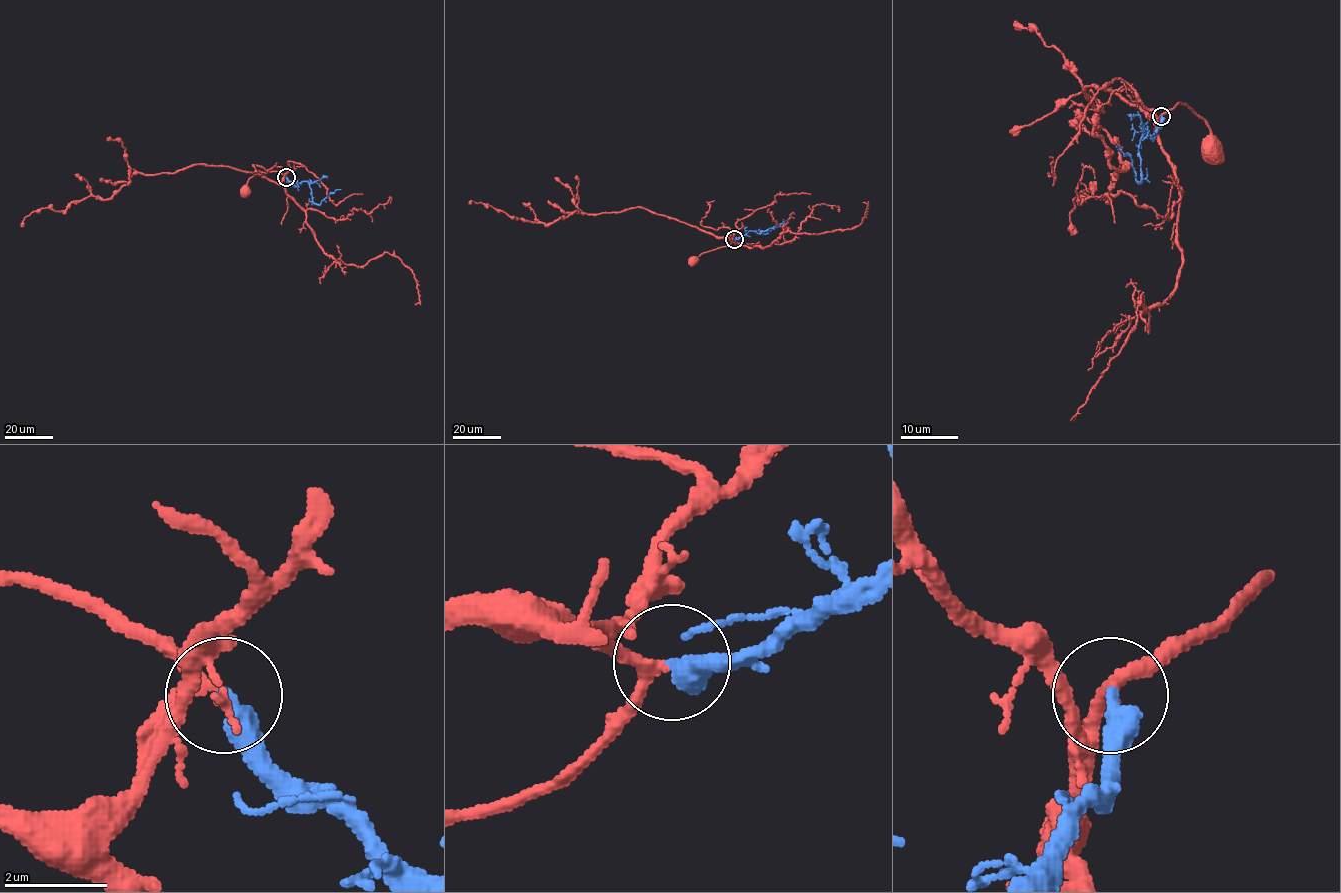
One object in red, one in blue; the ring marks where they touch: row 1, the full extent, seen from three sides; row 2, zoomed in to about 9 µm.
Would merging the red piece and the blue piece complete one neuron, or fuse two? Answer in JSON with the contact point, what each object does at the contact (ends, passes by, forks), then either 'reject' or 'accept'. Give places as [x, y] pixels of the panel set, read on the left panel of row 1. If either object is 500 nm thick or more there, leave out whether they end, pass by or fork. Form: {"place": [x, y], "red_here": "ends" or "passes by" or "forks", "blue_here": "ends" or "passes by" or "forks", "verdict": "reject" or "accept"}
{"place": [286, 177], "red_here": "passes by", "blue_here": "ends", "verdict": "accept"}

